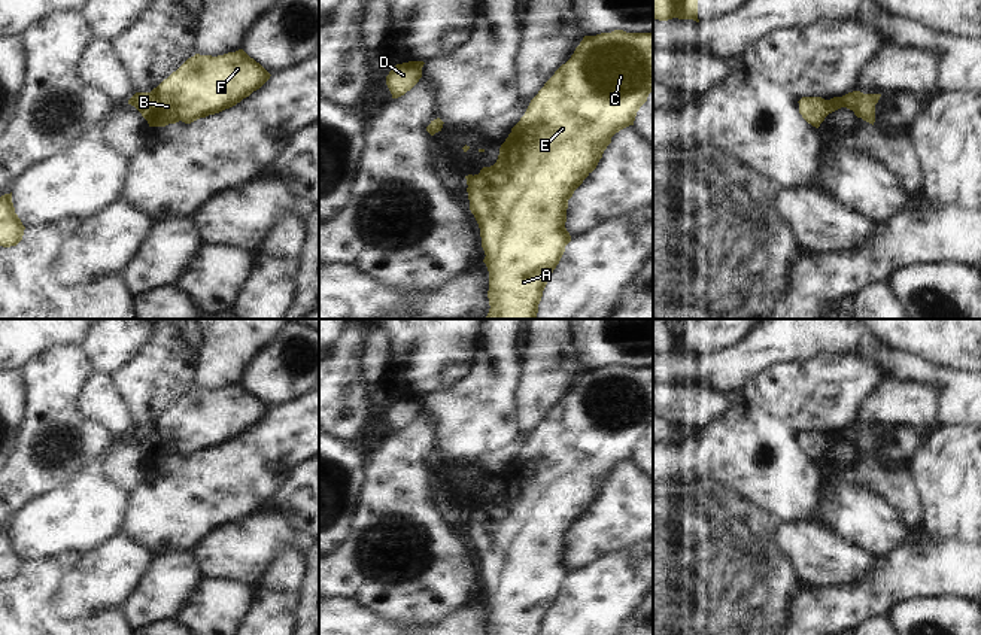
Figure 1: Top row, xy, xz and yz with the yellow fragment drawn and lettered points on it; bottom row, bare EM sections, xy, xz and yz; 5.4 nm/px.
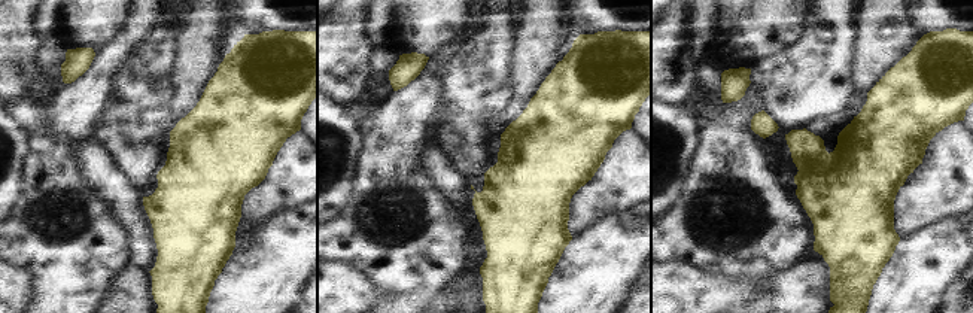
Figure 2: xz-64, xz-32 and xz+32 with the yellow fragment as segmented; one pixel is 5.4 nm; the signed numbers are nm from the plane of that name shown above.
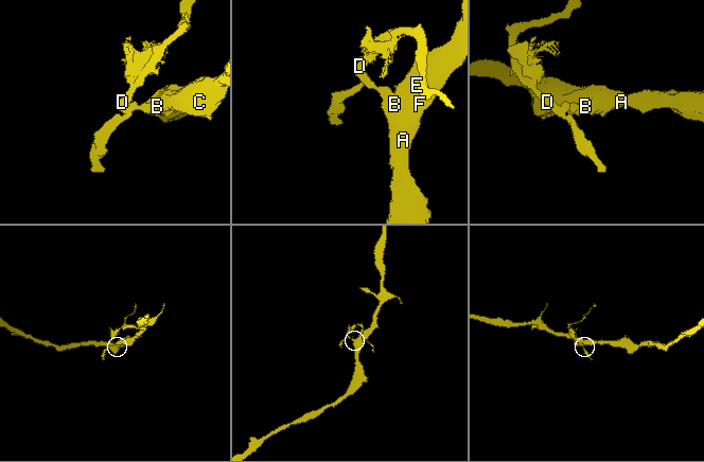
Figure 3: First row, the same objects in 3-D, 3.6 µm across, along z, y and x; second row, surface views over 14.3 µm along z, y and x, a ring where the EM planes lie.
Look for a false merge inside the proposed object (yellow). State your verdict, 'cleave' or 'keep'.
cleave

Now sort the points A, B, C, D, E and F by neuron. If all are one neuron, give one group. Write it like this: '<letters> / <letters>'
A B C E F / D

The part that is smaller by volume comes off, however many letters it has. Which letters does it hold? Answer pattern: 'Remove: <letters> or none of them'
Remove: D.

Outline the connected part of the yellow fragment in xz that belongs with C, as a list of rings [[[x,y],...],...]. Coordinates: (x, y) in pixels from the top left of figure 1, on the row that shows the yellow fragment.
[[[614,30],[584,36],[571,58],[562,64],[531,100],[525,115],[511,128],[499,148],[498,159],[483,167],[479,182],[486,191],[479,194],[474,183],[467,188],[489,271],[489,313],[486,319],[535,319],[543,291],[559,264],[571,236],[565,228],[568,200],[596,168],[611,137],[634,125],[637,112],[653,91],[653,33]]]

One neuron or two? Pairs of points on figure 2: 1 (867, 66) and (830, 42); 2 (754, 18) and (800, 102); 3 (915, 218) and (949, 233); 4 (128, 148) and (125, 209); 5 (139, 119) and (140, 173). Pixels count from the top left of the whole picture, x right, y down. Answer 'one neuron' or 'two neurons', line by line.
1: two neurons
2: two neurons
3: two neurons
4: two neurons
5: one neuron

